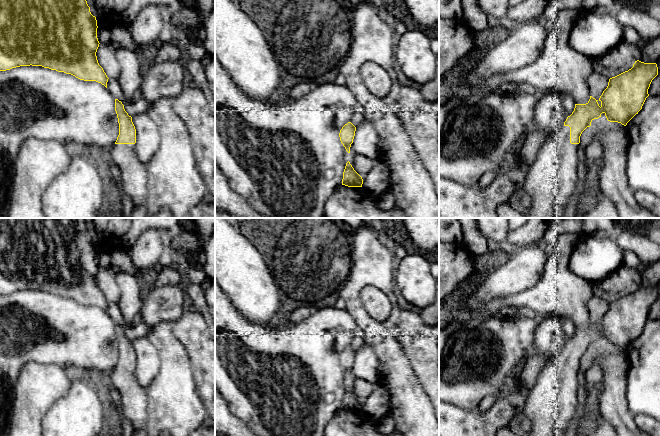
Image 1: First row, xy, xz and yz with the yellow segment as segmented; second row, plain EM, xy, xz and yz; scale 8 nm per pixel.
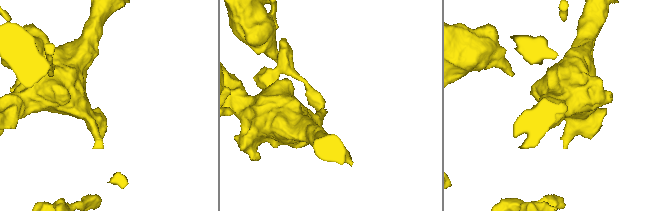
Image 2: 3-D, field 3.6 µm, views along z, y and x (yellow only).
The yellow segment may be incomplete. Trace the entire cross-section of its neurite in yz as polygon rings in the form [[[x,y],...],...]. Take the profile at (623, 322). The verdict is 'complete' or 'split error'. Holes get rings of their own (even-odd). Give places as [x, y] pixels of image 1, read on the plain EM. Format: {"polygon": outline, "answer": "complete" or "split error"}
{"polygon": [[[635,285],[633,291],[609,303],[607,312],[598,324],[590,320],[586,328],[575,328],[574,335],[564,349],[538,375],[535,385],[527,397],[524,414],[532,422],[530,436],[564,436],[571,421],[577,415],[578,370],[582,356],[591,350],[594,343],[604,337],[610,346],[627,347],[642,333],[649,320],[648,313],[658,299],[656,287]]], "answer": "split error"}

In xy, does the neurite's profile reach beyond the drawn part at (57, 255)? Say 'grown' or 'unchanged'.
unchanged

